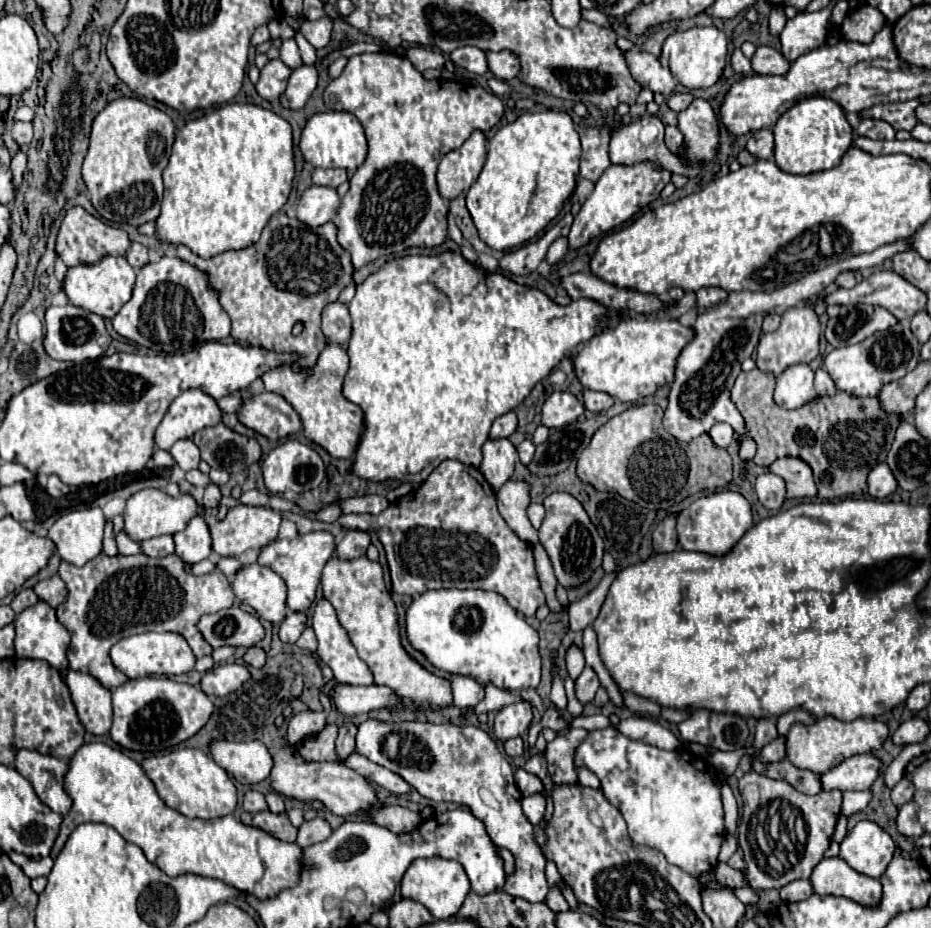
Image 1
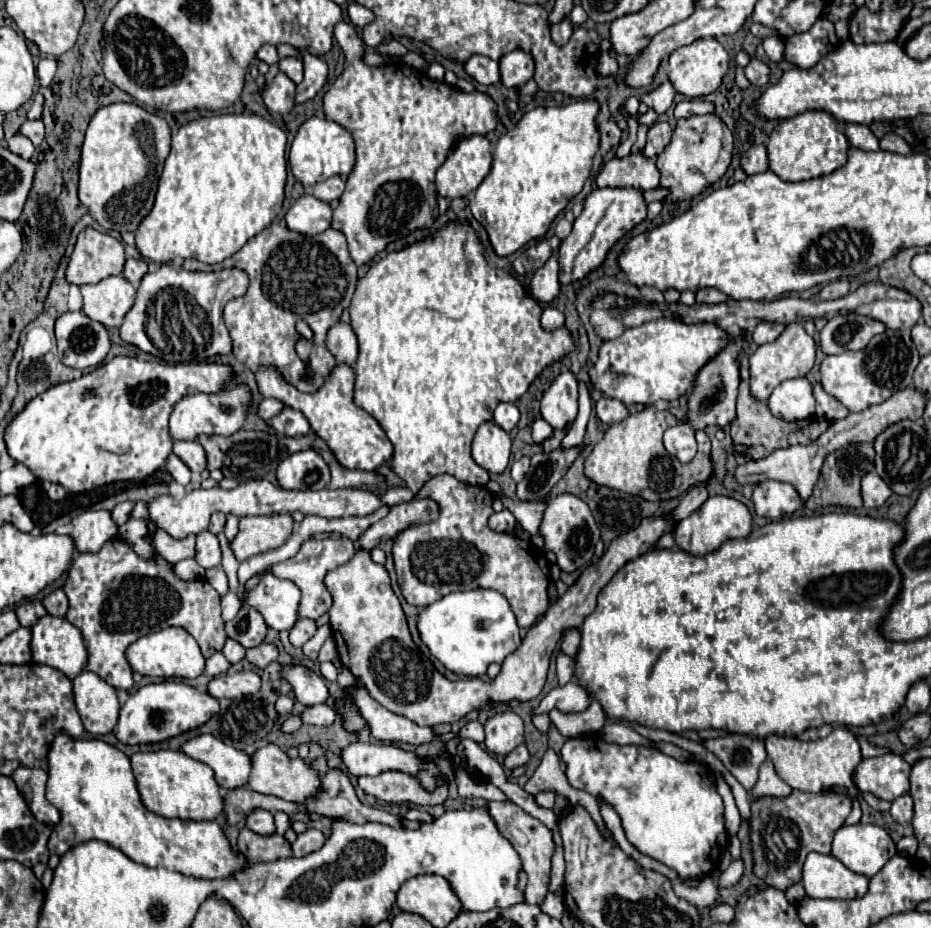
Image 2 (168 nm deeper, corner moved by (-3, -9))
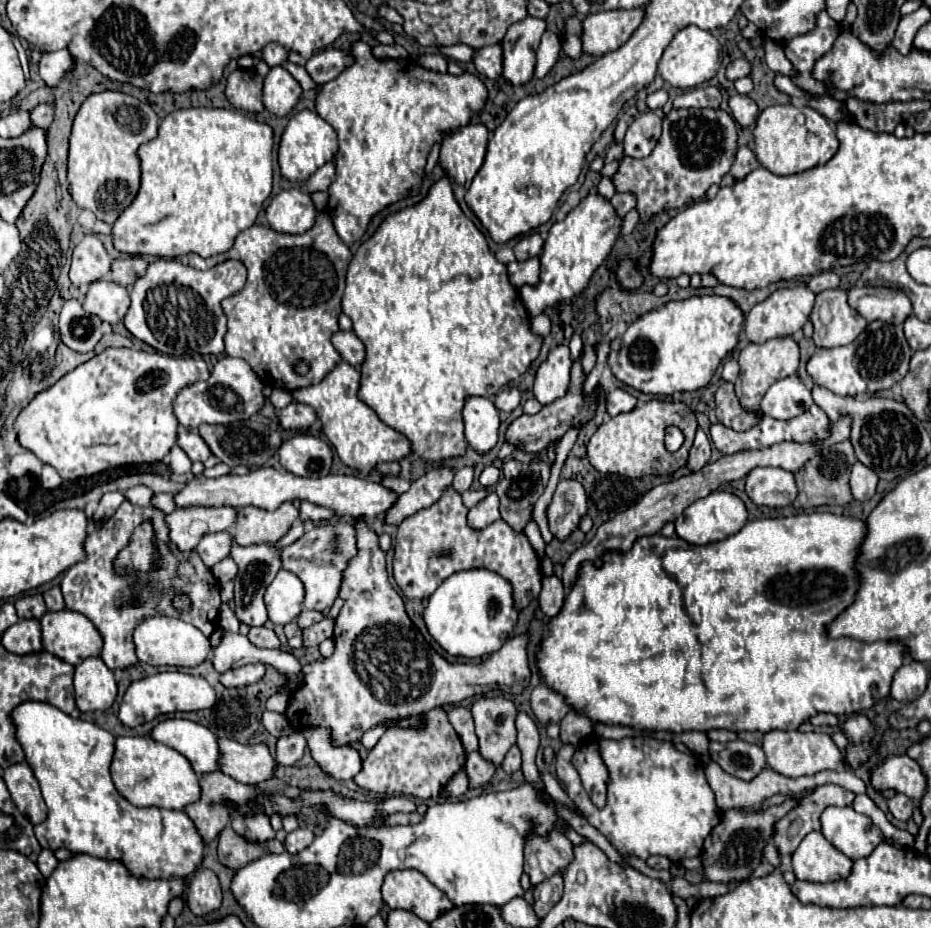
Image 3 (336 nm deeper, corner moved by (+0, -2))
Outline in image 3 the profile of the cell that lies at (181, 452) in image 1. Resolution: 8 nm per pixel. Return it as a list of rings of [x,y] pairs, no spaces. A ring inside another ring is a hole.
[[[180,430],[178,432],[178,446],[188,454],[192,462],[206,462],[210,456],[210,448],[206,442],[200,438],[200,434],[190,432],[190,430]]]

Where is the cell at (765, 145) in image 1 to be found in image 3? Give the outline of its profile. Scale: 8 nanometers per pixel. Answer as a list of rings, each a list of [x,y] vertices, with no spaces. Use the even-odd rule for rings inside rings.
[[[742,146],[742,148],[738,148],[738,152],[736,152],[736,160],[734,160],[734,164],[732,164],[730,174],[732,174],[736,180],[740,180],[740,178],[744,178],[746,174],[750,174],[752,170],[756,170],[758,166],[760,166],[760,162],[758,162],[754,150],[750,150],[748,146]]]

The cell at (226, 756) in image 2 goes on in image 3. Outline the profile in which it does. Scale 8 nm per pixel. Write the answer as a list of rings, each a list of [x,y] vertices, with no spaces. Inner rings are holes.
[[[164,720],[160,722],[150,736],[156,742],[162,742],[180,754],[184,754],[196,774],[210,774],[220,770],[220,748],[218,738],[214,732],[210,732],[206,726],[190,722],[190,720]]]

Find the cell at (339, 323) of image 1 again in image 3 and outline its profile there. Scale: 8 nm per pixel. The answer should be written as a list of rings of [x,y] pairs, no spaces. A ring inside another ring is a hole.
[[[338,330],[336,334],[332,334],[332,346],[338,350],[342,360],[350,362],[354,368],[360,368],[364,360],[364,344],[354,332]]]

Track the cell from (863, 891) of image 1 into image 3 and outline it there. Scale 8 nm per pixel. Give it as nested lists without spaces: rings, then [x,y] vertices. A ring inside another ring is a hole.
[[[810,832],[792,854],[792,868],[798,880],[832,882],[848,878],[852,860],[836,850],[822,832]]]

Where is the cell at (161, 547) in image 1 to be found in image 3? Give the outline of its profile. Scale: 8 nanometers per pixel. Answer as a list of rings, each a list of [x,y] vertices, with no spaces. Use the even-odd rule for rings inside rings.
[[[178,508],[166,514],[166,526],[170,530],[170,542],[180,552],[192,552],[204,534],[230,530],[236,520],[236,510],[222,508]]]

